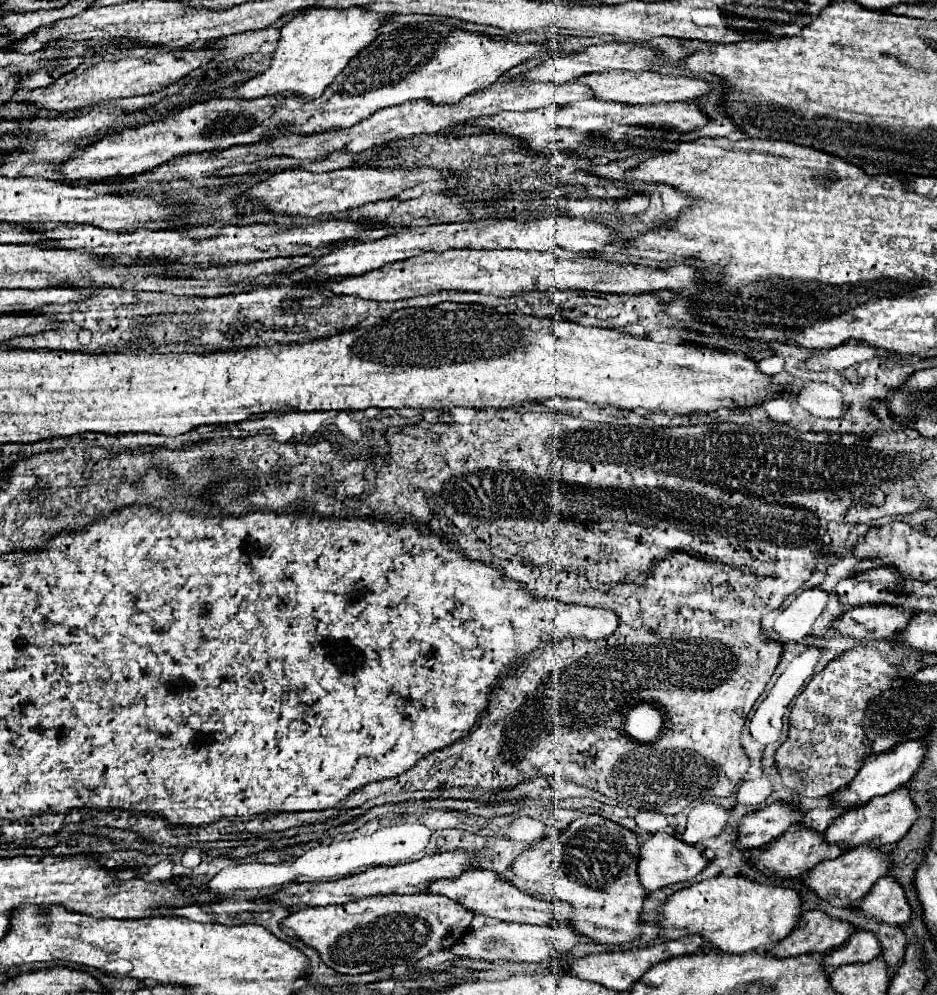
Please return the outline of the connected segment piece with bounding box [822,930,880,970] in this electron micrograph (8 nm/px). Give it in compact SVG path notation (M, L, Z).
M854 932L842 946L830 950L824 954L824 970L838 968L844 964L856 964L856 962L870 962L880 956L880 942L872 932Z

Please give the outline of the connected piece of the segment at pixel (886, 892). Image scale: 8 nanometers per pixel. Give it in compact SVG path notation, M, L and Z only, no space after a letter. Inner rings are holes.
M890 876L880 878L872 886L872 890L860 900L856 910L866 918L874 918L890 926L904 926L912 914L902 886Z

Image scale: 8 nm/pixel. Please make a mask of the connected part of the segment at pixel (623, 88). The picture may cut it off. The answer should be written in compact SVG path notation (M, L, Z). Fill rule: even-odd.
M608 72L608 74L586 74L576 78L576 82L586 84L596 100L622 102L622 104L658 104L658 102L688 102L696 100L710 90L704 80L686 76L664 76L654 72Z

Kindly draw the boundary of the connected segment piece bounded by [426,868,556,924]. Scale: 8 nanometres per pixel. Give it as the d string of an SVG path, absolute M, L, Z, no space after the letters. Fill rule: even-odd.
M476 868L464 870L458 878L442 878L442 880L430 882L426 886L426 892L446 896L446 898L458 902L460 906L464 906L474 916L482 914L482 916L490 916L490 918L496 918L502 922L554 924L554 916L556 916L556 904L532 898L530 894L520 894L520 890L516 890L510 882L506 882L504 878L496 876L490 870L476 870Z

